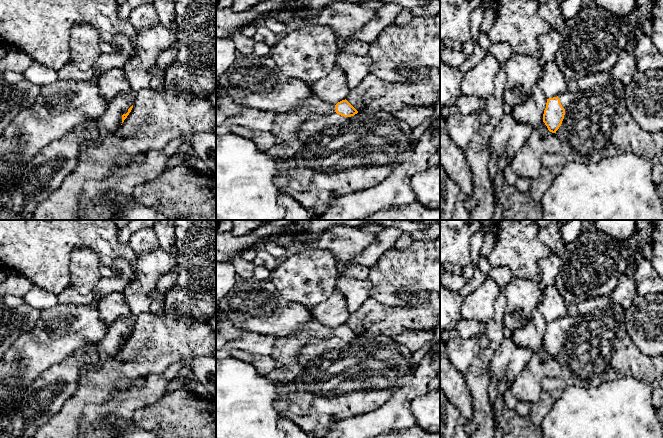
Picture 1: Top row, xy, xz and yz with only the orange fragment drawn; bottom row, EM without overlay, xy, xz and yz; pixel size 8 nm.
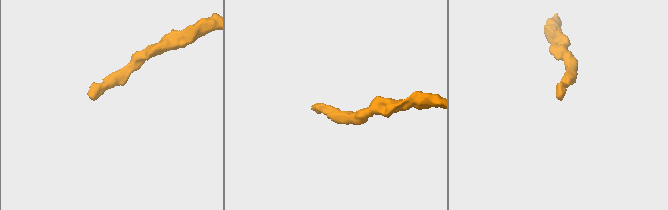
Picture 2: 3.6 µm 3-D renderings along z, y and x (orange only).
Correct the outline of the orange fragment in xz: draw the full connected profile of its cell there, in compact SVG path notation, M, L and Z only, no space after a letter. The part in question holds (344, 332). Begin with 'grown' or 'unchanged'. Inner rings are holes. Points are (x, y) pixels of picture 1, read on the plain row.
grown; M313 320L303 324L296 334L278 337L271 357L275 361L276 368L284 369L295 362L301 349L312 340L326 340L334 336L344 341L351 341L358 337L346 323L334 329Z

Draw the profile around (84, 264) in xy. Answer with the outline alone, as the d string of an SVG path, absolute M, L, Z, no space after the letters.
M91 248L73 249L69 262L71 287L82 295L90 294L102 278L99 266L99 258Z

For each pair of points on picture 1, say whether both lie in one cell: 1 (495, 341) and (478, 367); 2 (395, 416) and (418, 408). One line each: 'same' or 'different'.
1: same
2: different

